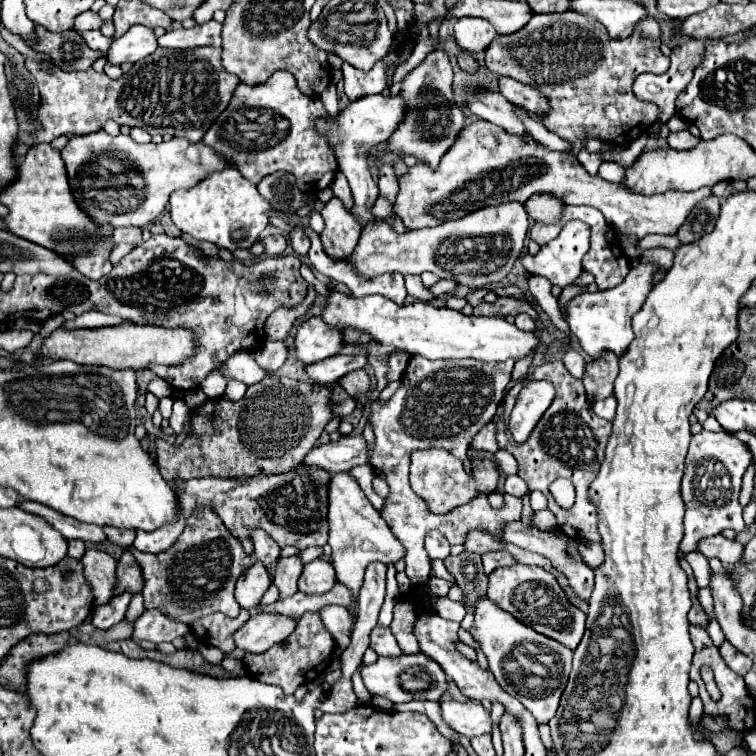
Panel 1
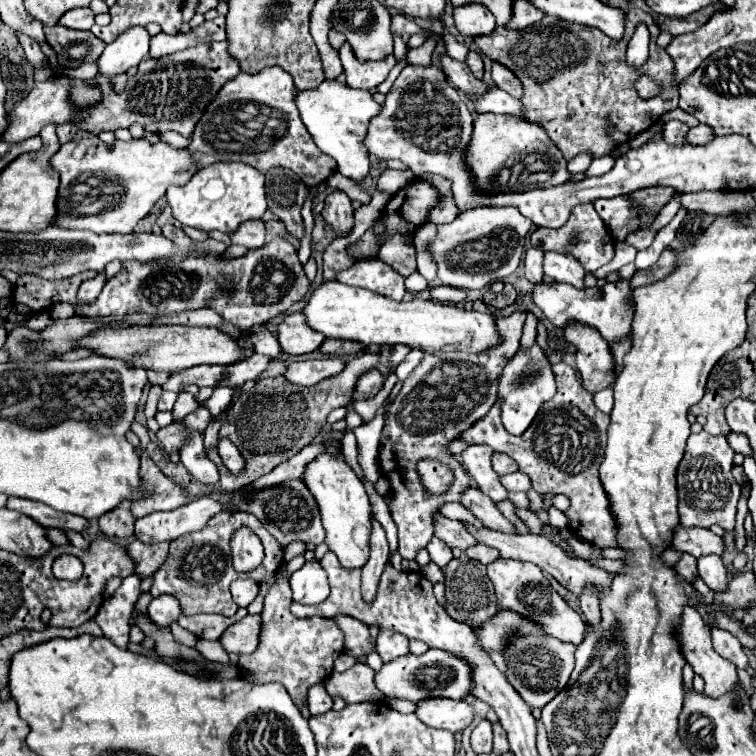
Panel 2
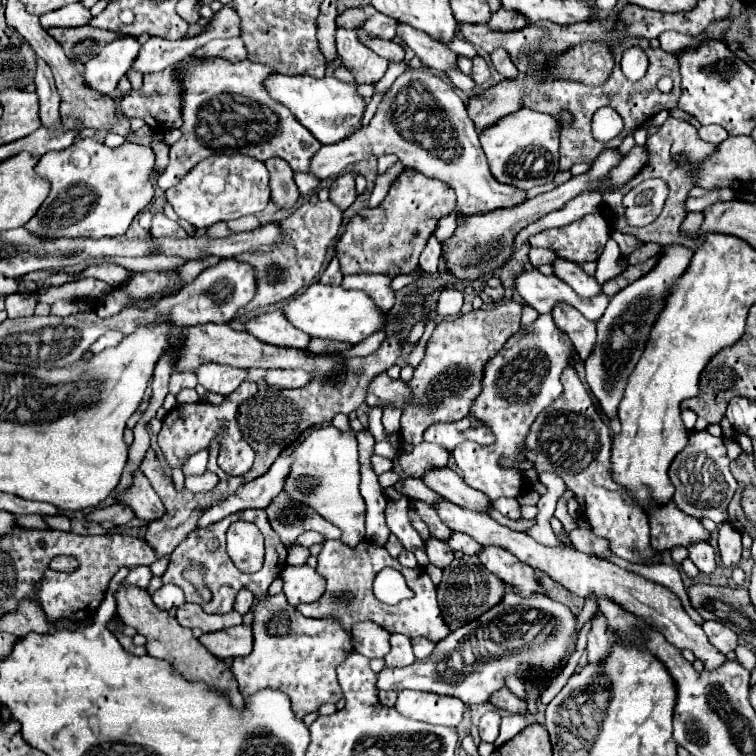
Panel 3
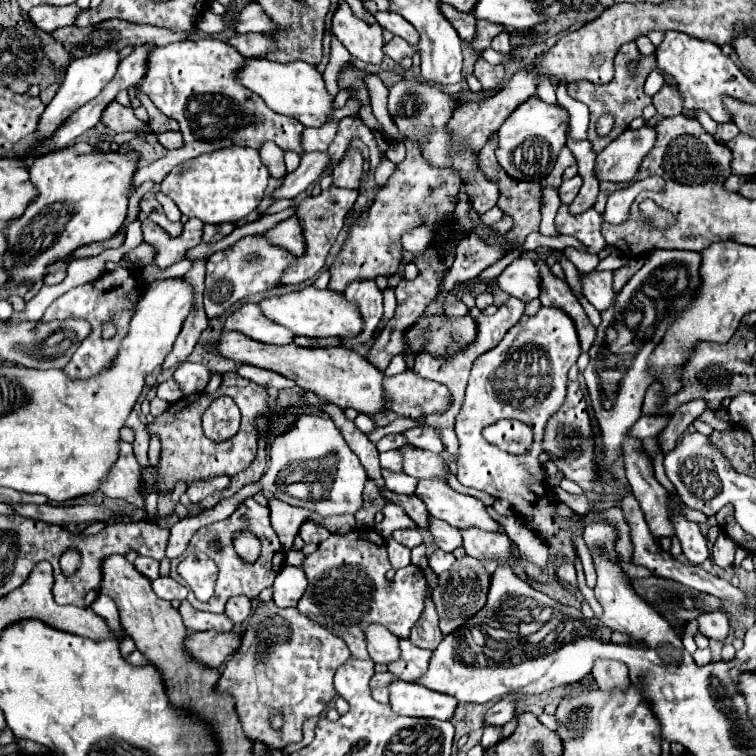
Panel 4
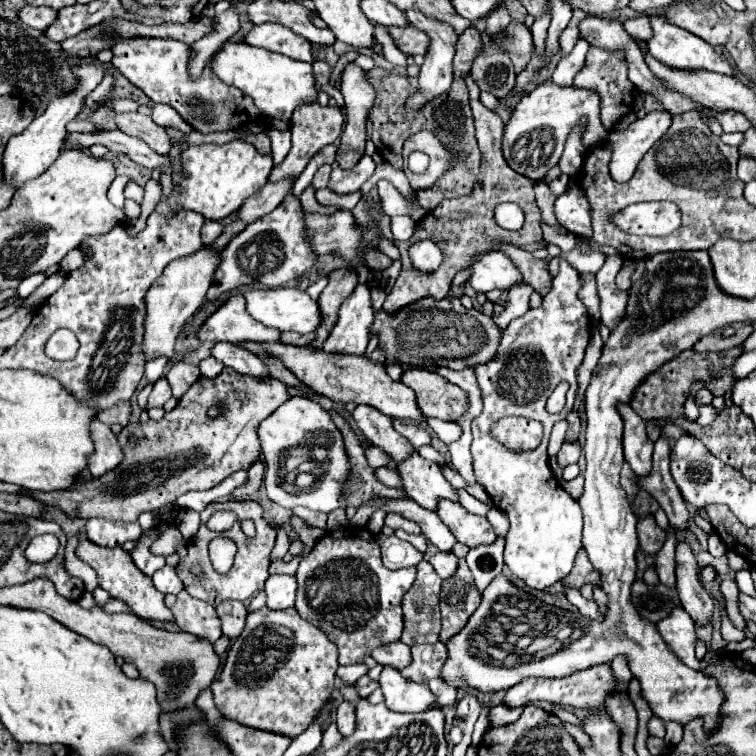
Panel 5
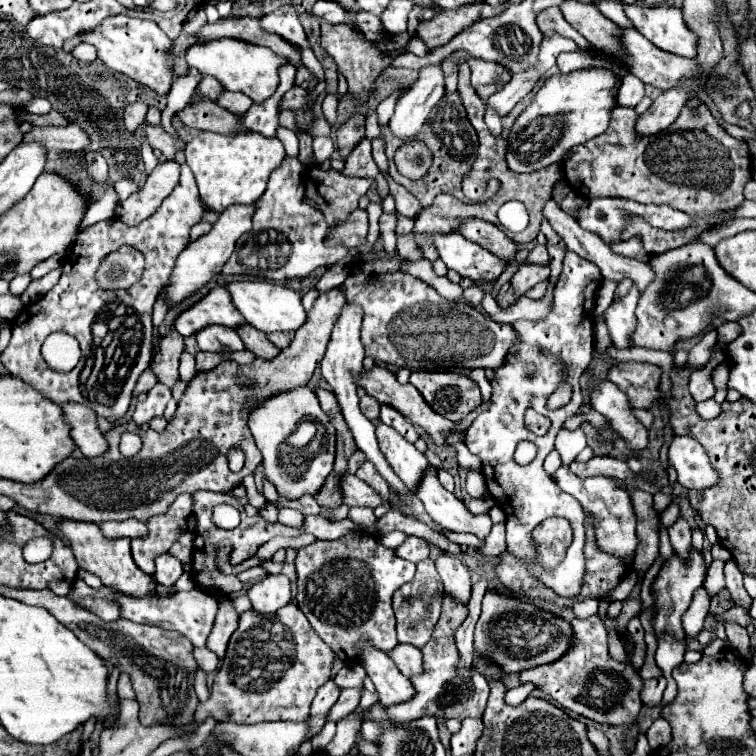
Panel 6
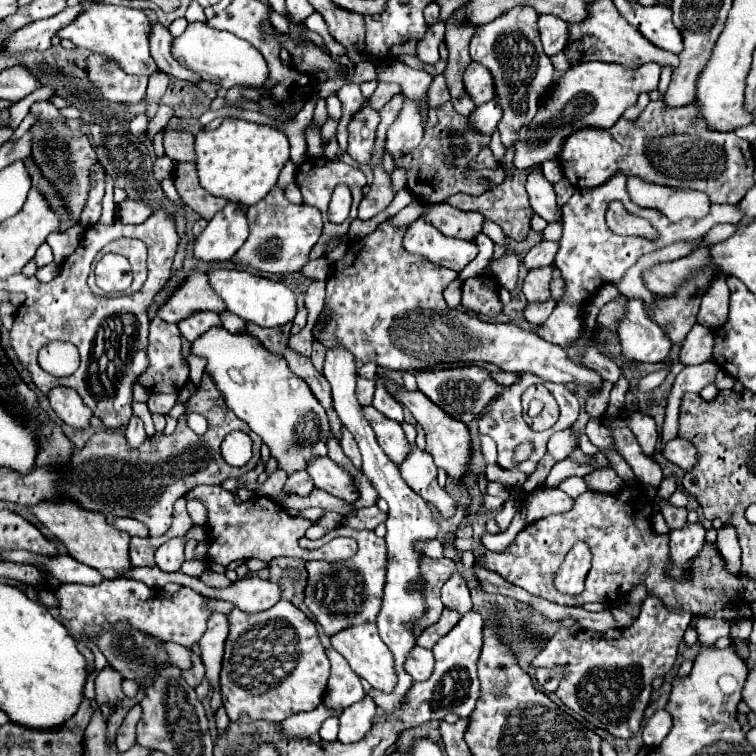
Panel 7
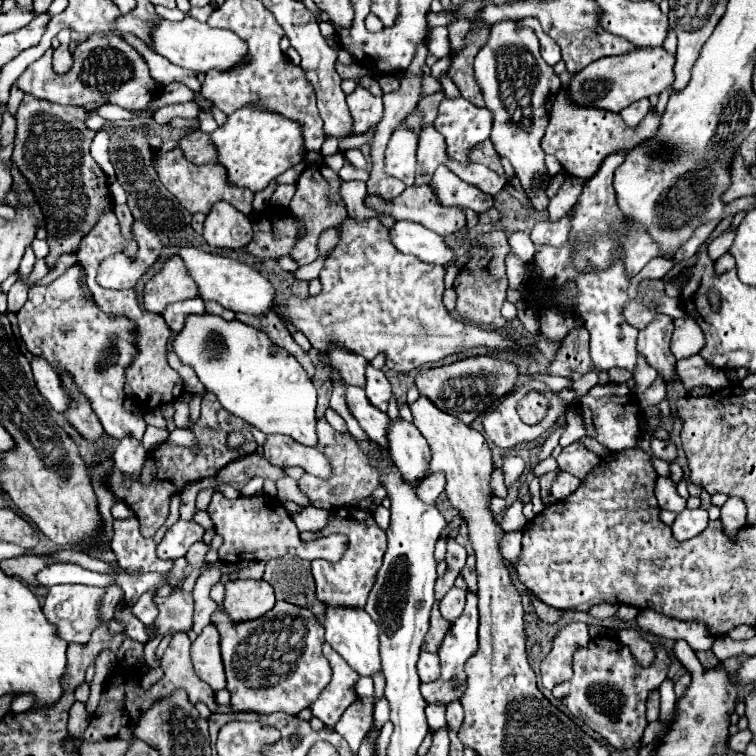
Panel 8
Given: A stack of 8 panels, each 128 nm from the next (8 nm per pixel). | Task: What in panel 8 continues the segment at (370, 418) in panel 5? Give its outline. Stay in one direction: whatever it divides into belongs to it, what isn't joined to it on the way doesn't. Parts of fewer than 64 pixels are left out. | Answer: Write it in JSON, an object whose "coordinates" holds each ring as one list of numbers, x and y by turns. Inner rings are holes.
{"coordinates":[[332,346,332,350,328,350,328,356,330,356,332,366,340,370,342,378,344,378,348,384,364,388,364,384,366,384,364,372,366,372,368,362,366,362,362,356,356,356,356,354,352,354,352,352,348,352,348,350,342,350,342,348,338,348,338,346]]}

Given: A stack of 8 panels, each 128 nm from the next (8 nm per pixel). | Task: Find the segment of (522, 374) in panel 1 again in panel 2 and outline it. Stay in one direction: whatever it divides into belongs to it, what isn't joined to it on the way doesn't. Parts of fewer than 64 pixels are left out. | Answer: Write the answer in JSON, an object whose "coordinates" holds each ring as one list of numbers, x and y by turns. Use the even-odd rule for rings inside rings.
{"coordinates":[[528,312,528,318,526,318,526,326,524,326,524,334,522,334,522,348,532,348,532,342,536,338,536,324,538,324,538,318]]}

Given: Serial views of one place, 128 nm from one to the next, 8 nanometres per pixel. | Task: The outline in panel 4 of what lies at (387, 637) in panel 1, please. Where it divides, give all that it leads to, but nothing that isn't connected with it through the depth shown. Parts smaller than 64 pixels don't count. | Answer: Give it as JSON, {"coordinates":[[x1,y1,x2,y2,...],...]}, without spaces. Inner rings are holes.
{"coordinates":[[400,640,400,660,388,664,388,670,402,680,418,680,426,672,430,656,430,650,422,650,410,640]]}

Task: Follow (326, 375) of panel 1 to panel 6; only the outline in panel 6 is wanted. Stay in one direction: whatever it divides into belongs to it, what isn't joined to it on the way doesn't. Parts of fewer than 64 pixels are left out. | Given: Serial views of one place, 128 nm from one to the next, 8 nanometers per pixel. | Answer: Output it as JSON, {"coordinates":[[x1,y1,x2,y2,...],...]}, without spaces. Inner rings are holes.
{"coordinates":[[208,326,196,334,196,340,200,344,200,350,204,352,236,352,246,350,240,336,224,326]]}

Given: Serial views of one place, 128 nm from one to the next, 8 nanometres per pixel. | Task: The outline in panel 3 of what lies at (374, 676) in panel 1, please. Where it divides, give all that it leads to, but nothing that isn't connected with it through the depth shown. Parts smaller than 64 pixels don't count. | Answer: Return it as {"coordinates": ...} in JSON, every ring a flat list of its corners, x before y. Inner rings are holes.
{"coordinates":[[506,588,506,596,500,604,490,608,478,620,468,622,464,628,454,630,446,640,438,642,428,658,416,660,408,668,384,668,378,674,378,690,420,690,446,694,460,698,466,706,472,706,486,702,494,690,504,686,504,678,508,674,516,674,520,662,528,662,532,666,530,678,526,682,528,706,536,706,536,700,544,690,540,676,552,672,566,656,574,626,576,616,560,602,542,594,522,598,512,588],[546,622,550,622,552,626,550,634,544,642,536,644,534,638,542,632,542,626,546,626],[466,640,470,640,470,644,464,648]]}

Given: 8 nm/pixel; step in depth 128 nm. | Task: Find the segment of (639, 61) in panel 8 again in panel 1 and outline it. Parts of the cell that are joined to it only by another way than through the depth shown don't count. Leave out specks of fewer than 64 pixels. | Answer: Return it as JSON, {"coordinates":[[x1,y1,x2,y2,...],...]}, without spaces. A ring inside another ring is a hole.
{"coordinates":[[484,120,462,128,460,136,456,136,456,144,452,144,452,148,448,148,448,152,440,158,438,168,418,162,408,168,398,184,400,190,394,206,406,230,438,226,506,200,526,204,526,200,534,194,552,194,564,204,588,204,598,208,614,230,620,234,634,234,638,238,648,234,676,234,688,212,712,194,710,188,694,192,668,190,652,196,636,194,624,184,612,184,600,176,590,176,572,154,552,152,528,136,512,136,496,124]]}

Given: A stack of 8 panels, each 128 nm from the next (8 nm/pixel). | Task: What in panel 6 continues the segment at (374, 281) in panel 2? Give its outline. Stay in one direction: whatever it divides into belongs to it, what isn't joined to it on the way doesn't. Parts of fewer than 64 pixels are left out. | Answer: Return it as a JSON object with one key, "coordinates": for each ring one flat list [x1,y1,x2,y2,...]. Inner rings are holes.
{"coordinates":[[344,304,336,324,334,324,334,330,332,330,332,336,330,336,330,342,328,342,328,350,320,362,320,368,322,368,322,376,324,380,330,384,332,392,336,394,338,398,338,404,342,408,342,414,344,414,344,420,346,424,350,426,352,434,354,434,354,440,358,444,358,450,362,450,366,454,366,458,378,468,378,472,384,476,384,480,390,484,392,490,396,490,398,498,410,494,410,490,402,484,402,480,392,472,392,468,388,466,386,458,382,456,380,448,378,448,378,442,376,442,376,436,374,436,374,426,366,420,366,416,360,412,358,408,358,394,356,394,356,378,362,368,362,360,364,360,364,346,360,342,360,324,362,324,362,308,358,304]]}

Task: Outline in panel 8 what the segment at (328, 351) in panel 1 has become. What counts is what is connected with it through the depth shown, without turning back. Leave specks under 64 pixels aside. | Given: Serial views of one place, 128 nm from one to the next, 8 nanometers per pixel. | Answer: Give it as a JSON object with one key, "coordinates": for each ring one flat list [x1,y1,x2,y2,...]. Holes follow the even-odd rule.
{"coordinates":[[180,256,168,258,162,272,158,272,148,284,144,292,144,308,162,314,168,304,196,298,196,282,188,276,188,268,184,268]]}

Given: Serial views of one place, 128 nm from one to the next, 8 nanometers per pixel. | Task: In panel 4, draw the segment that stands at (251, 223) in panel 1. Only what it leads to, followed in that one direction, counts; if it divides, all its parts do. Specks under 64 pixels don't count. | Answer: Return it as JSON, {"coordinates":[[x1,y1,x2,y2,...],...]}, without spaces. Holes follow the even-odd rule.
{"coordinates":[[222,148,202,154,176,166,162,182,162,192,174,200,182,216,198,218,204,224,240,222,258,208,268,186,268,168,254,148]]}

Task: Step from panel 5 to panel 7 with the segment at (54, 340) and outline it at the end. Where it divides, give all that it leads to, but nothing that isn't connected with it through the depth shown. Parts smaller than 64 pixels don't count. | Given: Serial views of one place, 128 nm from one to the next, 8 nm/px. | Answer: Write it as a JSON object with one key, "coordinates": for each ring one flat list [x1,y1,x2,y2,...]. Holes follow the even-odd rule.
{"coordinates":[[48,342,44,350,38,354,40,366,54,376,70,376,78,368,78,352,76,346,68,342]]}

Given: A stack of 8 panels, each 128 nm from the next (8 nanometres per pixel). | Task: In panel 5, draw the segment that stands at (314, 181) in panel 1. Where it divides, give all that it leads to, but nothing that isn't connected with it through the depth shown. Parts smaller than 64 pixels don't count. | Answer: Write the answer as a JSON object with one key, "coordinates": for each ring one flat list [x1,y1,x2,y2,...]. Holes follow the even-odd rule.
{"coordinates":[[132,38,132,40,120,40,112,48,114,58,112,66,124,74,136,88,140,88,152,102,168,104,172,106,184,122,188,122,196,132,212,134,212,132,228,132,234,130,246,122,260,120,264,124,272,124,278,130,288,130,288,122,276,120,260,110,256,110,252,104,248,104,244,92,238,88,232,88,224,84,210,68,210,62,206,62,202,74,198,78,192,78,188,74,188,64,192,56,192,46,170,40,170,38],[116,176,116,180,112,182,112,186,110,186,110,190,108,190,108,198,110,198,110,202,112,202,114,206,122,206,120,202,124,200,124,188,126,188,130,182,132,182,132,178,128,178,128,176]]}

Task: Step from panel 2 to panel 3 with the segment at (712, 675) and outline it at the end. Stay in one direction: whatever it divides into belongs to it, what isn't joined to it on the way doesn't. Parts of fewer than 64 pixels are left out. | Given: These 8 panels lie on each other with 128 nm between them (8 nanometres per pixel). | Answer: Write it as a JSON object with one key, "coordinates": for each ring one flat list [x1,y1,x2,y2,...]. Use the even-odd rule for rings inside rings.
{"coordinates":[[448,500,438,502,434,508,436,508,438,516,442,518,442,522,448,524,454,532,464,532,464,534,472,536,482,546,498,546,498,548,504,548,504,550,512,552,518,560,530,564,536,570,546,572,552,580,562,584,572,594,576,594,580,598,594,596,596,600,608,598,608,600,620,604,624,610,632,612,636,618,648,622,650,626,656,626,658,628,656,632,664,634,664,638,672,646,676,646,678,650,690,650,698,660,704,662,706,670,716,670,728,660,724,654,716,652,716,648,708,642,702,626,696,624,686,614,686,610,684,610,682,602,678,600,678,596,672,594,666,586,650,582,650,580,646,580,646,578,642,578,642,576,638,576,638,574,634,574,630,570,624,570,624,568,620,568,620,566,616,566,612,562,600,560,596,556,578,552,574,548,566,548,566,546,550,548,550,546,538,544,528,534,512,530,508,526,502,526,496,520,492,520,488,514,484,514,484,512,474,512,474,510,468,510,468,508,460,508,460,506,456,506,456,504,448,502]]}

